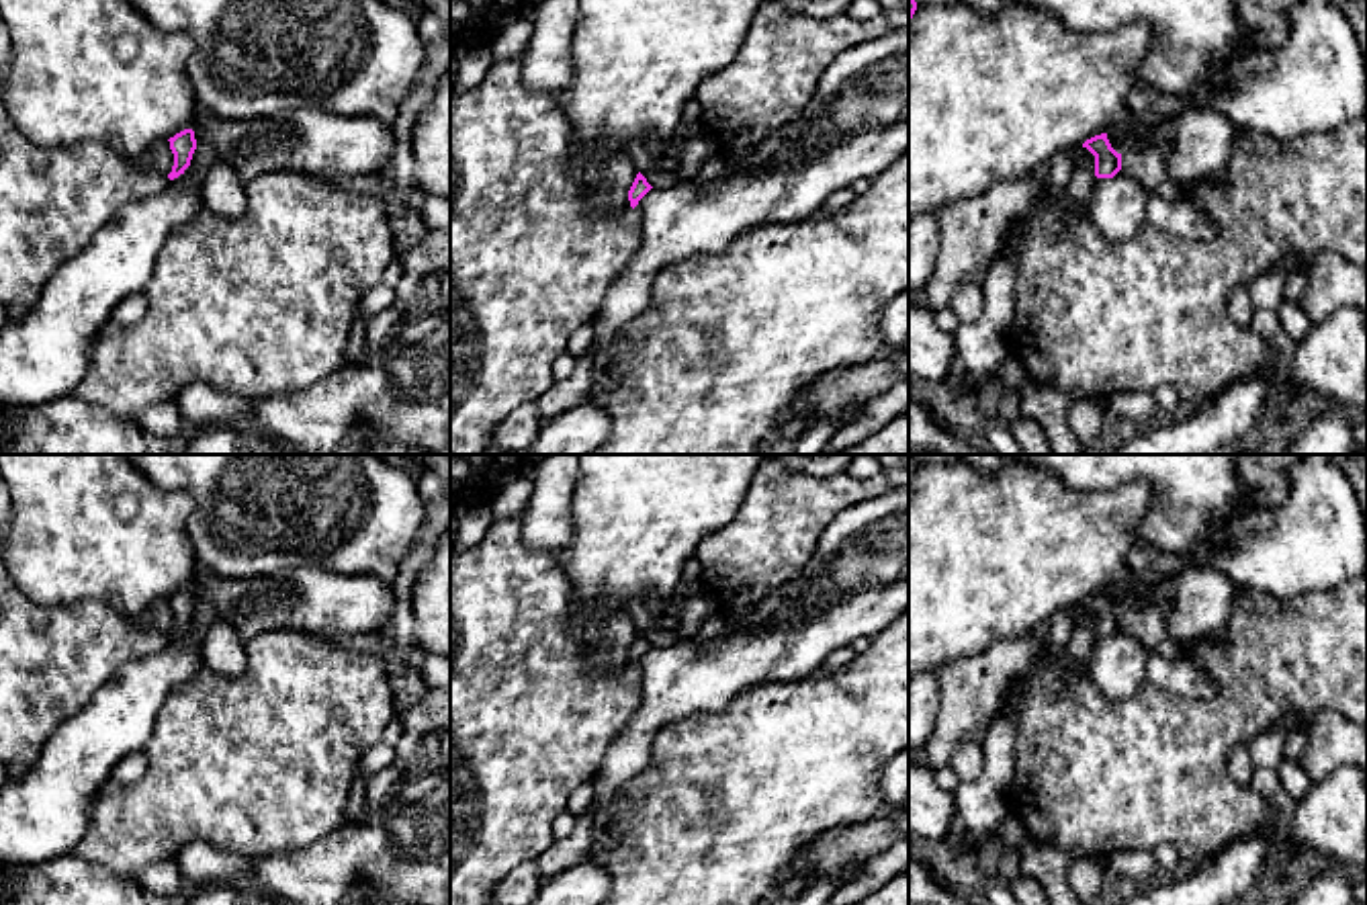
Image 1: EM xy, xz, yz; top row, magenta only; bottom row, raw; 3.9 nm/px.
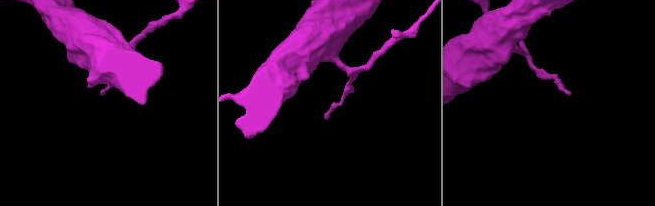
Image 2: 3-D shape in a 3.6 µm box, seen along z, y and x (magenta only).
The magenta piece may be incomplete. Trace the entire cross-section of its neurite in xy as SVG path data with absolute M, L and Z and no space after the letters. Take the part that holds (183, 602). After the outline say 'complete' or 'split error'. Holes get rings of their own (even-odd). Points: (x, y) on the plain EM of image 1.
M184 588L176 592L174 596L168 598L170 608L174 612L174 624L172 631L168 633L170 639L178 637L184 633L184 629L190 624L192 612L196 608L196 598L192 588Z | complete

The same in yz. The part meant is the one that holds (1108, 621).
M1107 592L1095 594L1083 602L1095 614L1095 635L1113 637L1121 629L1121 612L1117 612Z | complete

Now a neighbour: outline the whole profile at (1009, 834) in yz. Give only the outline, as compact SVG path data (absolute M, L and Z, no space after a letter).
M1009 813L1001 821L995 842L999 842L1005 850L1017 852L1021 848L1025 835L1027 833L1025 833L1021 821L1013 813Z

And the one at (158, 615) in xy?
M168 598L156 600L135 620L137 624L168 635L174 624L174 612L170 608L170 600Z

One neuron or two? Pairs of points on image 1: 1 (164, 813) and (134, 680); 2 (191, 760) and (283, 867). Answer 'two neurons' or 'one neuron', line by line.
1: two neurons
2: two neurons

